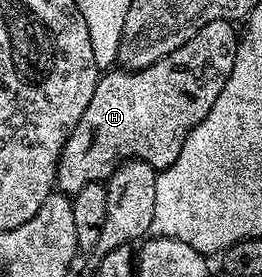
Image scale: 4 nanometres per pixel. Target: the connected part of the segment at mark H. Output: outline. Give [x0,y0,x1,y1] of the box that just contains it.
[57,20,240,196]

